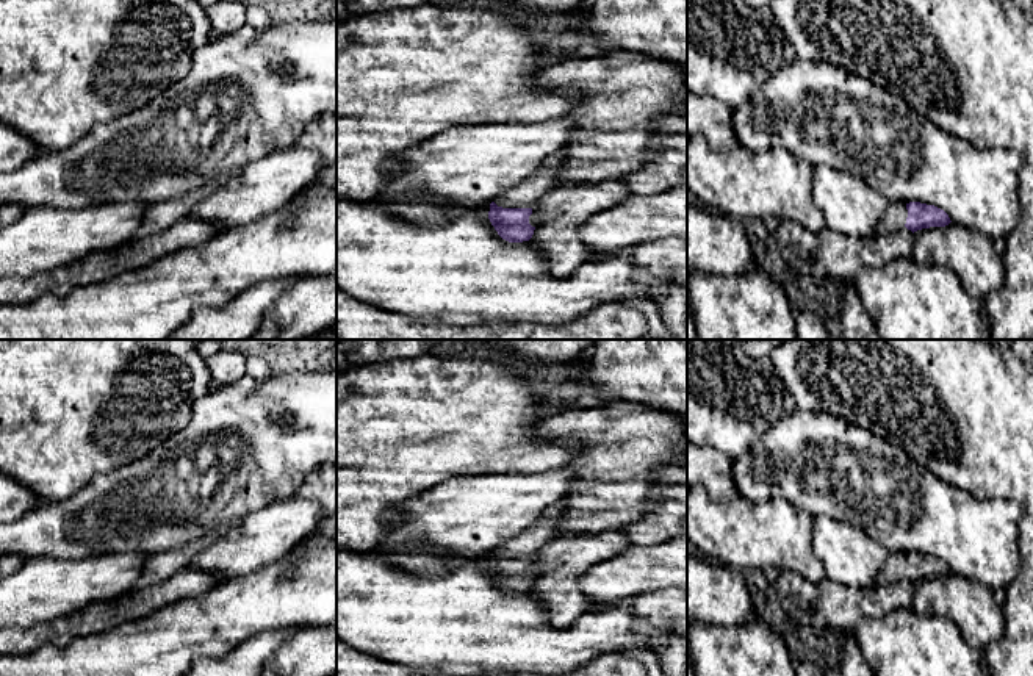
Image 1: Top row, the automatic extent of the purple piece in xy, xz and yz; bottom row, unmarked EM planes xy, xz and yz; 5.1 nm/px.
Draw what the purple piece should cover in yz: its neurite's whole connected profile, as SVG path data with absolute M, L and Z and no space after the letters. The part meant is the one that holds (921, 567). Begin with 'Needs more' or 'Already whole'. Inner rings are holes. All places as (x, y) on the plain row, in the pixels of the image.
Needs more. M891 552L883 571L876 577L876 587L894 584L903 577L914 584L922 579L945 577L950 573L948 565L934 556Z

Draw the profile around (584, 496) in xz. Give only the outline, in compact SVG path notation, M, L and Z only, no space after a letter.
M628 401L576 408L545 416L532 432L535 440L578 443L582 451L568 463L576 480L563 498L565 516L559 537L624 529L651 512L648 480L662 466L687 468L687 433L670 412Z

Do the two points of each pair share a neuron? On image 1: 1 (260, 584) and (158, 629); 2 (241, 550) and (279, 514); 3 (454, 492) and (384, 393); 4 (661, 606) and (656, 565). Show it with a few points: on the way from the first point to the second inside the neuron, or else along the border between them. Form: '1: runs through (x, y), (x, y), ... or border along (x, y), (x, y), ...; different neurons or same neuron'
1: runs through (235, 609), (210, 626), (183, 629); same neuron
2: runs through (251, 542), (269, 523); same neuron
3: border along (482, 473), (449, 478), (413, 496); different neurons
4: border along (670, 589), (644, 592), (628, 601); different neurons

